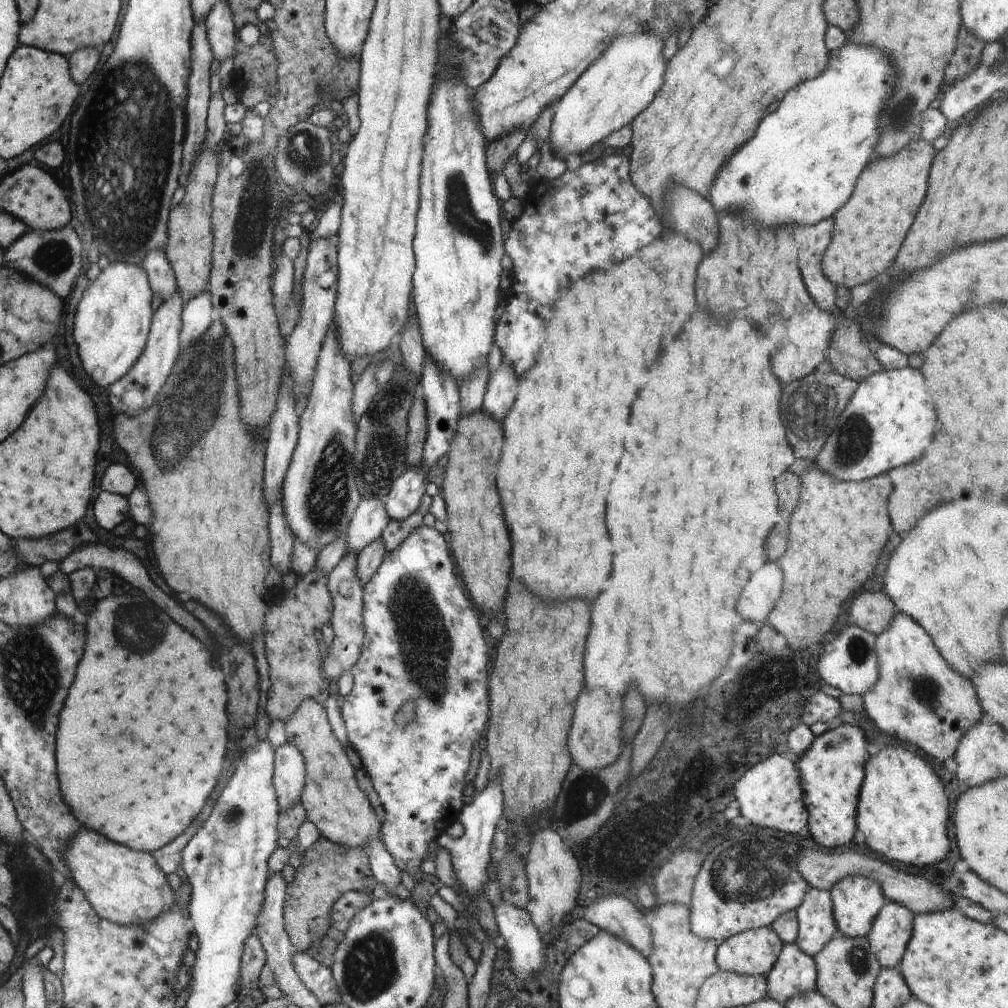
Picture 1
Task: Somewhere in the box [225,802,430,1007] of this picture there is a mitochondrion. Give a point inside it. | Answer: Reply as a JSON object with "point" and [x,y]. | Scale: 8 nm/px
{"point":[370,966]}

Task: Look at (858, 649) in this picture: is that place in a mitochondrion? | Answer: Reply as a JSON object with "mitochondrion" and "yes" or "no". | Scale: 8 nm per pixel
{"mitochondrion":"yes"}

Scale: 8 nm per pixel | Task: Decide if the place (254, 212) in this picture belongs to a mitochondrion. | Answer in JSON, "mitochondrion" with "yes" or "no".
{"mitochondrion":"yes"}

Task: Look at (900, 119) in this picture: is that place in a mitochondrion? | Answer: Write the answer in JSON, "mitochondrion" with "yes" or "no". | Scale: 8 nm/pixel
{"mitochondrion":"yes"}

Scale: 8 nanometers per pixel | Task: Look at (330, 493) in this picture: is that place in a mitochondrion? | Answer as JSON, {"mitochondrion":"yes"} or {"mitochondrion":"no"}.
{"mitochondrion":"yes"}

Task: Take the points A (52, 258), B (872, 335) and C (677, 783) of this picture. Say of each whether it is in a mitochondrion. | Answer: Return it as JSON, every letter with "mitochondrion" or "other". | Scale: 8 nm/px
{"A":"mitochondrion","B":"other","C":"other"}

